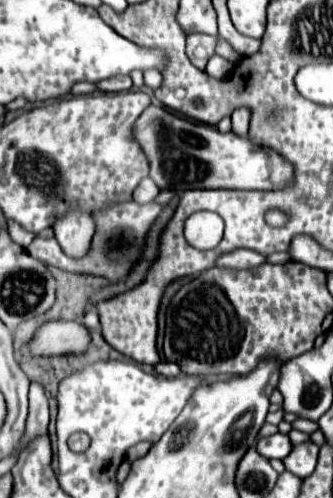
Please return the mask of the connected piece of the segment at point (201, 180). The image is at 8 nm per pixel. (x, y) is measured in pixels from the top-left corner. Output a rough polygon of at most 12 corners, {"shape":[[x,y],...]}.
{"shape":[[154,104],[134,136],[160,190],[268,192],[278,152]]}

